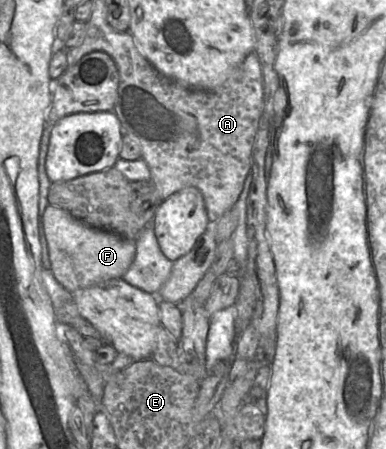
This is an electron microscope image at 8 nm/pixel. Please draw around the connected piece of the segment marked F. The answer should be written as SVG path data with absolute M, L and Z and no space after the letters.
M49 204L43 214L42 223L53 276L71 294L122 278L135 258L136 241L86 225L59 207Z

